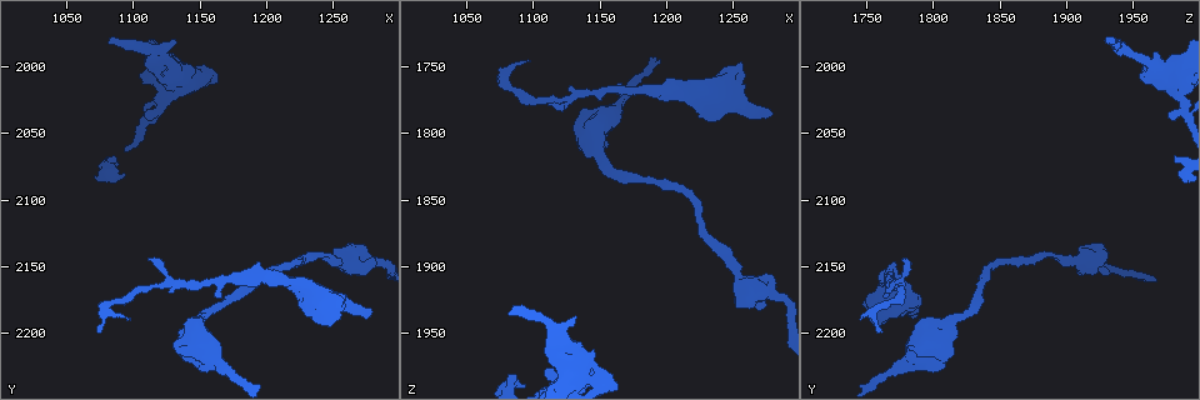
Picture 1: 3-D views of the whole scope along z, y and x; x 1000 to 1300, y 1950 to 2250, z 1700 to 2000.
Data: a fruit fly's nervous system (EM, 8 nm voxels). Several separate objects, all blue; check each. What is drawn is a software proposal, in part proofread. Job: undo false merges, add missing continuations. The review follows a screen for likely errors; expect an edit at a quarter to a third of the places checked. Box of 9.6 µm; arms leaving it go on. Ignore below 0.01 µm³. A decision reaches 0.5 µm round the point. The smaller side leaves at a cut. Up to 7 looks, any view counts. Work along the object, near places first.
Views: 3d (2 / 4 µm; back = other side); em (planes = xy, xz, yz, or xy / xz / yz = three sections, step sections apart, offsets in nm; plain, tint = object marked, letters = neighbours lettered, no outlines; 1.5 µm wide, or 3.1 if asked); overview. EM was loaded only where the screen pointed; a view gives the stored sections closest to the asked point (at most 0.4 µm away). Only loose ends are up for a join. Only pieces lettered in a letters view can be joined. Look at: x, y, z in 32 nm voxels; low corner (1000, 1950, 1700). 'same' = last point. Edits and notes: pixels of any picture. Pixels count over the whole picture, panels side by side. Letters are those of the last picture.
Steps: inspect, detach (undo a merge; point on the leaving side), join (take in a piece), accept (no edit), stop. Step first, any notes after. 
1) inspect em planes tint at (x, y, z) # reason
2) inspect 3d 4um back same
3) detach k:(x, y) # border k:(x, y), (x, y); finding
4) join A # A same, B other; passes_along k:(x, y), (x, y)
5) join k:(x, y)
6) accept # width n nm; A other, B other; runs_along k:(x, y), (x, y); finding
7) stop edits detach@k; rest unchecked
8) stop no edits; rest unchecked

inspect 3d 2um back at (1082, 1982, 1934) # an open end

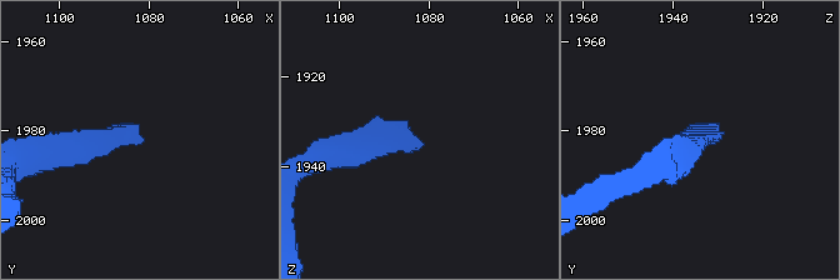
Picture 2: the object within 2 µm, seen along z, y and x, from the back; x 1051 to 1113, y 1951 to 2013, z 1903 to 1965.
inspect em yz step 8 tint at (1081, 1983, 1935) # shape alone is not enough

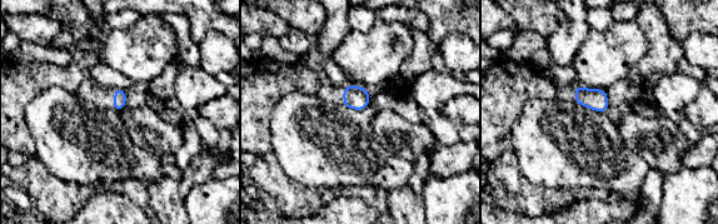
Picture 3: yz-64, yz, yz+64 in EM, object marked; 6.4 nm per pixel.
inspect em planes letters same # cut it another way

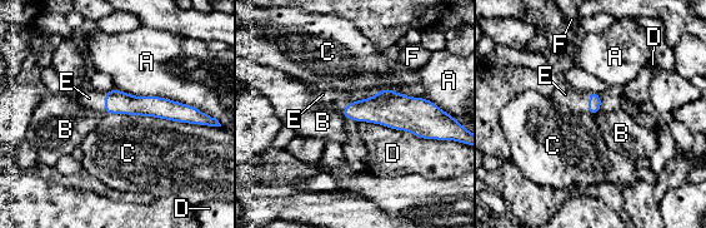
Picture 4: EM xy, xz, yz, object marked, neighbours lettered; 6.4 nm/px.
join E # longest_contact C 550 nm; A other, B other, C other, D other, E same, F other; passes_along 4:(118, 102), (105, 103), (89, 98); it goes on there

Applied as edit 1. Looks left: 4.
inspect overview

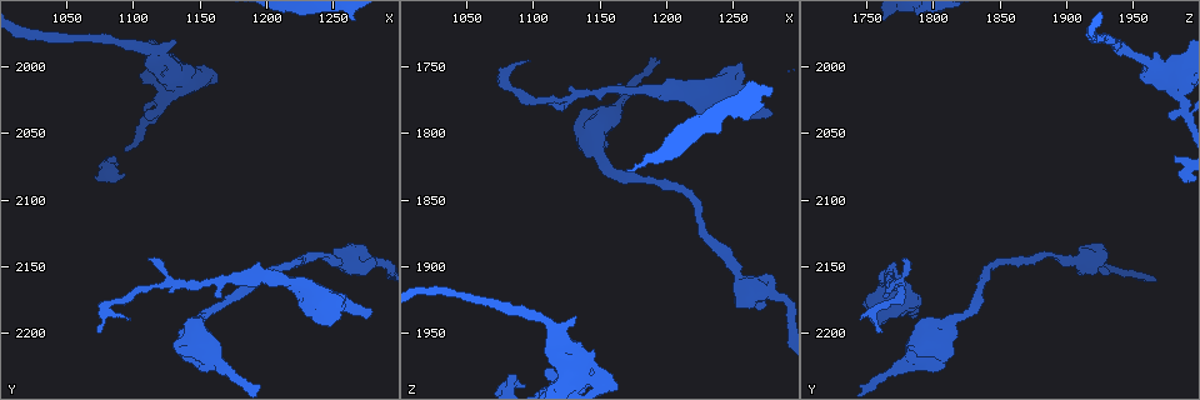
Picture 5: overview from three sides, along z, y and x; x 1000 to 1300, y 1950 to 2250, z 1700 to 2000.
inspect 3d 2um at (1276, 2180, 1786) # branch stops here

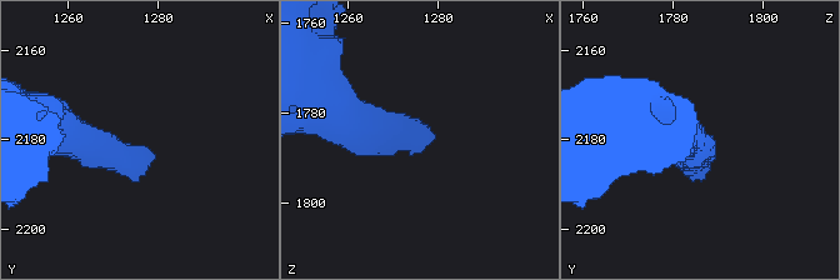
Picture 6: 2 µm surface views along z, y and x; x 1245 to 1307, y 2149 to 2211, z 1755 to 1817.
inspect em yz step 8 letters at (1278, 2182, 1786)

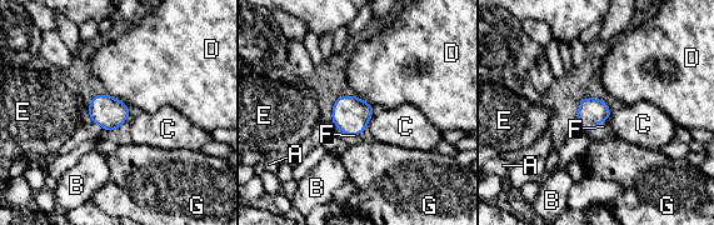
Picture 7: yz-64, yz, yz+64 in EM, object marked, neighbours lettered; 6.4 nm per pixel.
join F # A other, B other, C other, D other, E other, F same, G other; it goes on there

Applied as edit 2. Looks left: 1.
stop edits join@4, join@7; rest unchecked

